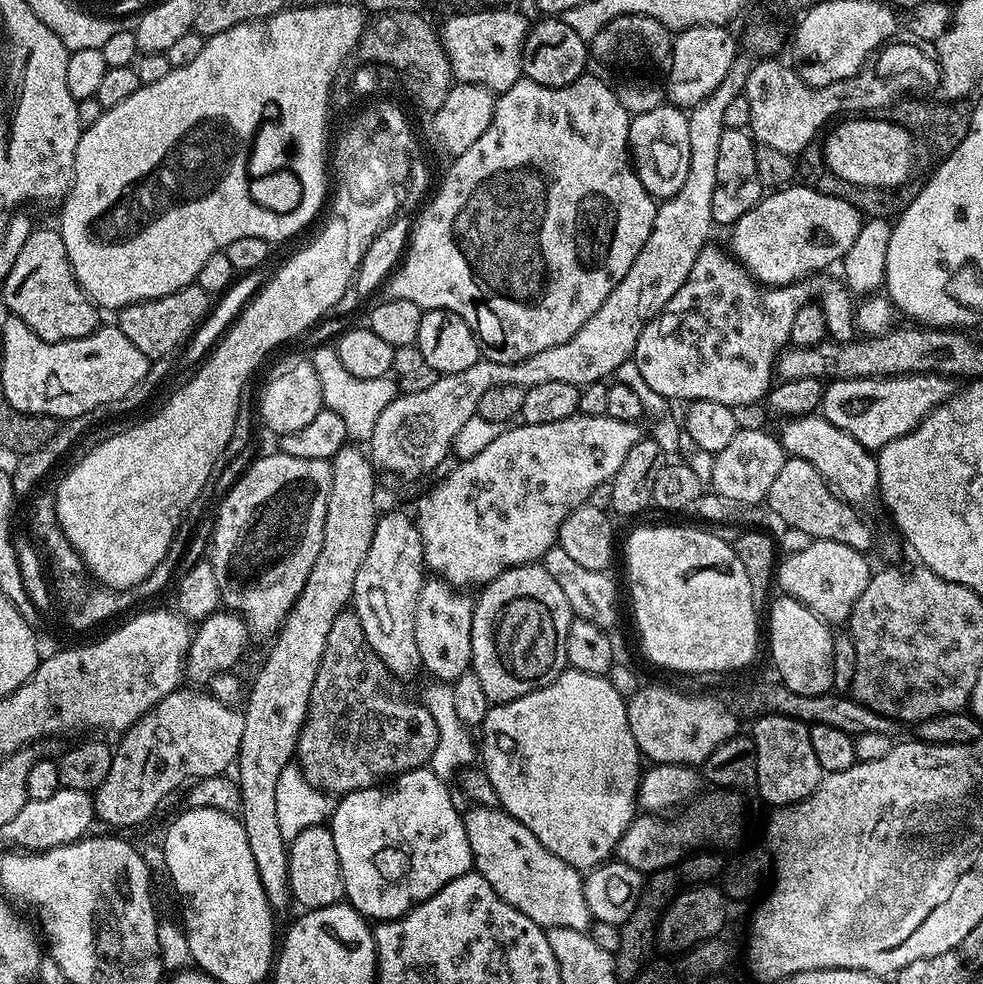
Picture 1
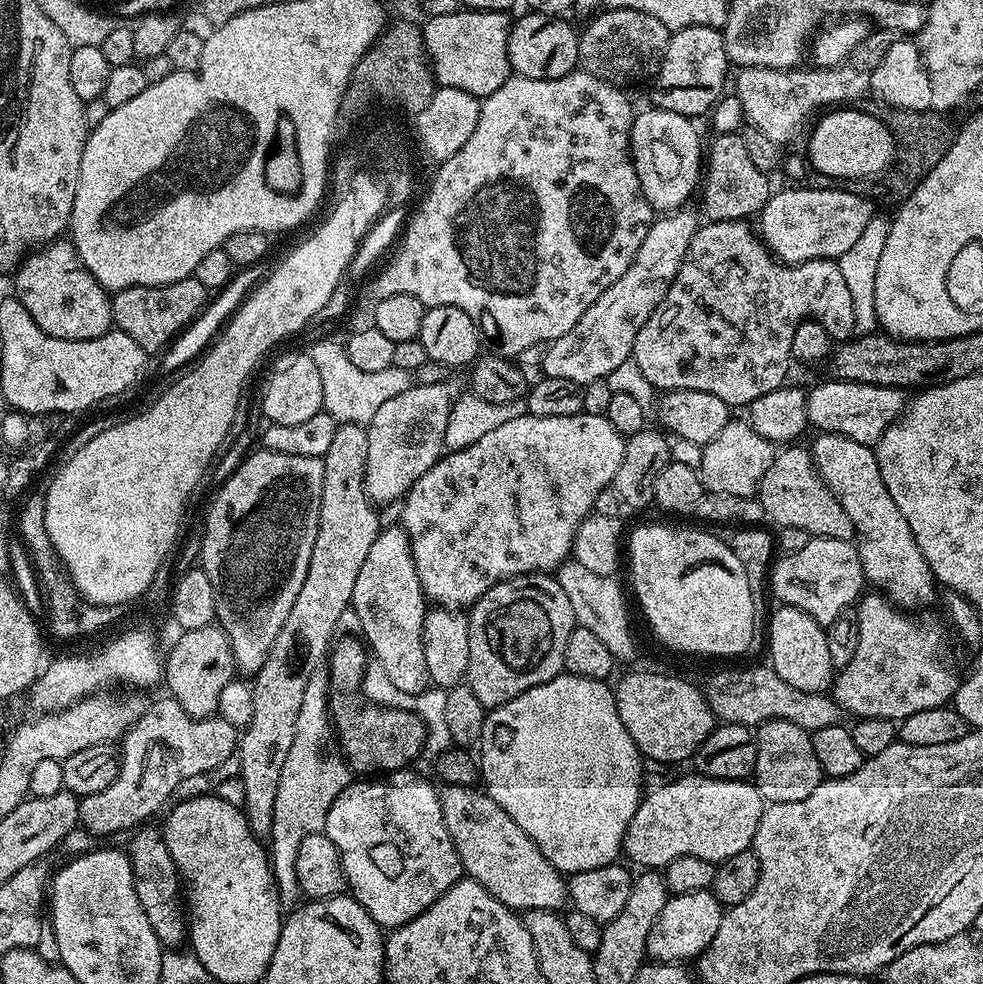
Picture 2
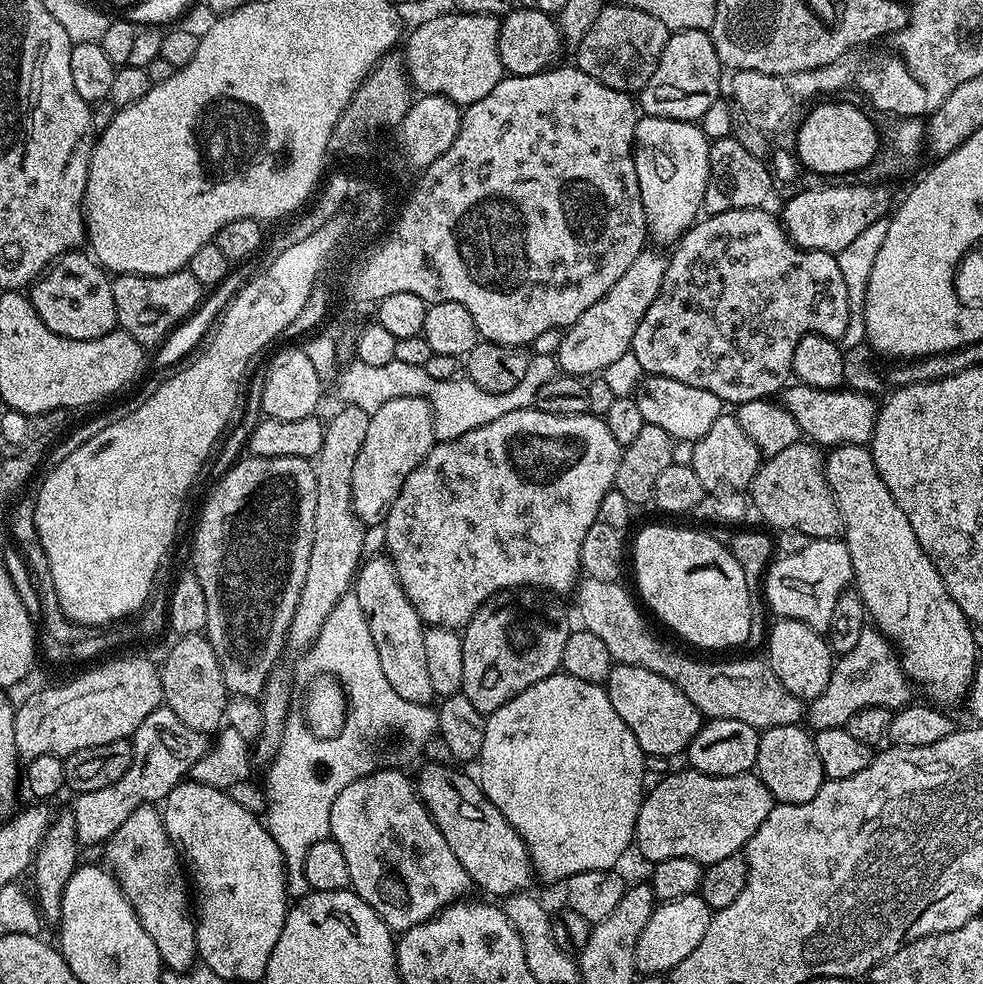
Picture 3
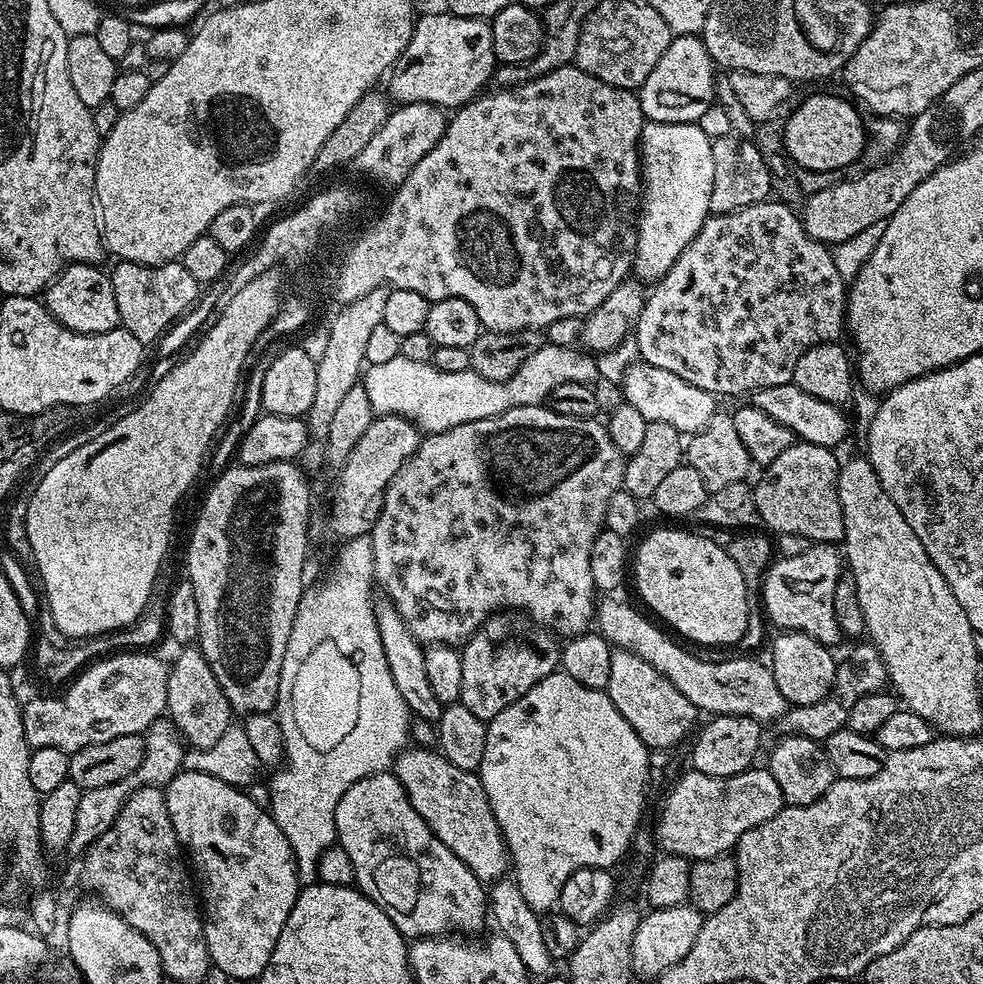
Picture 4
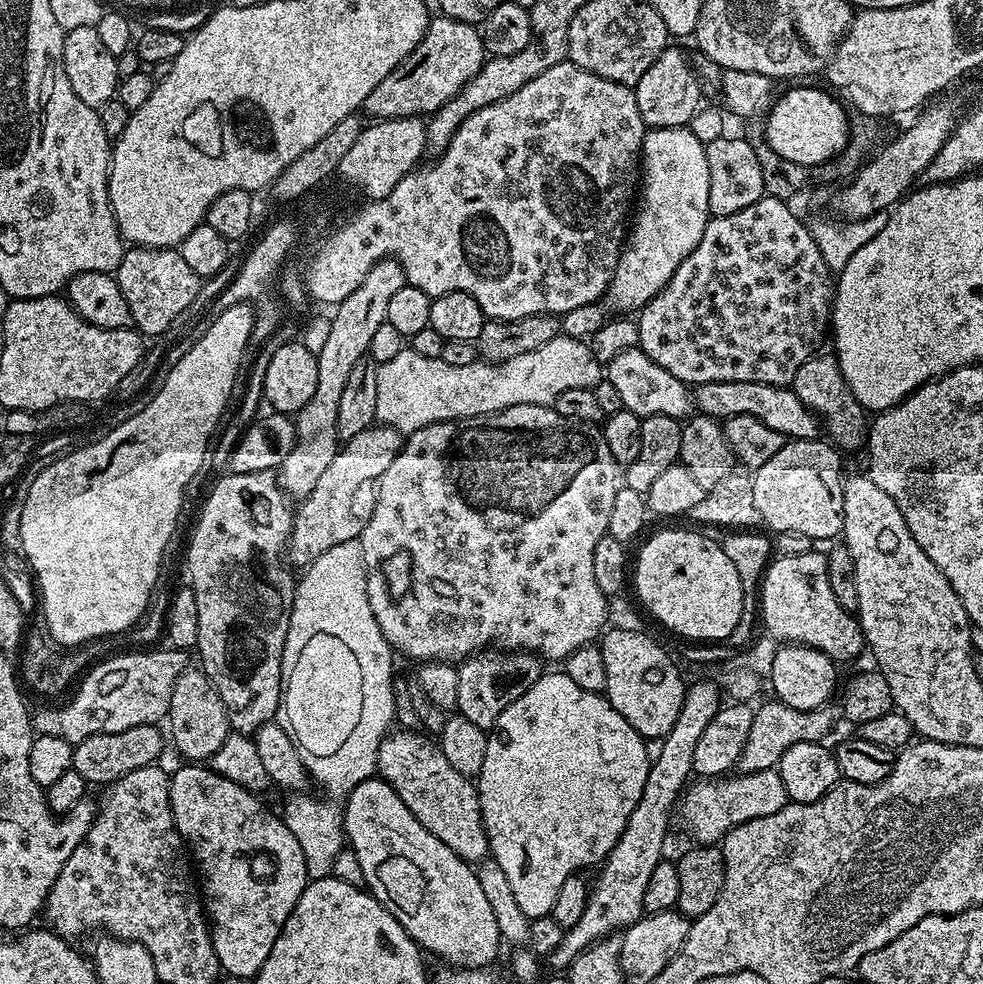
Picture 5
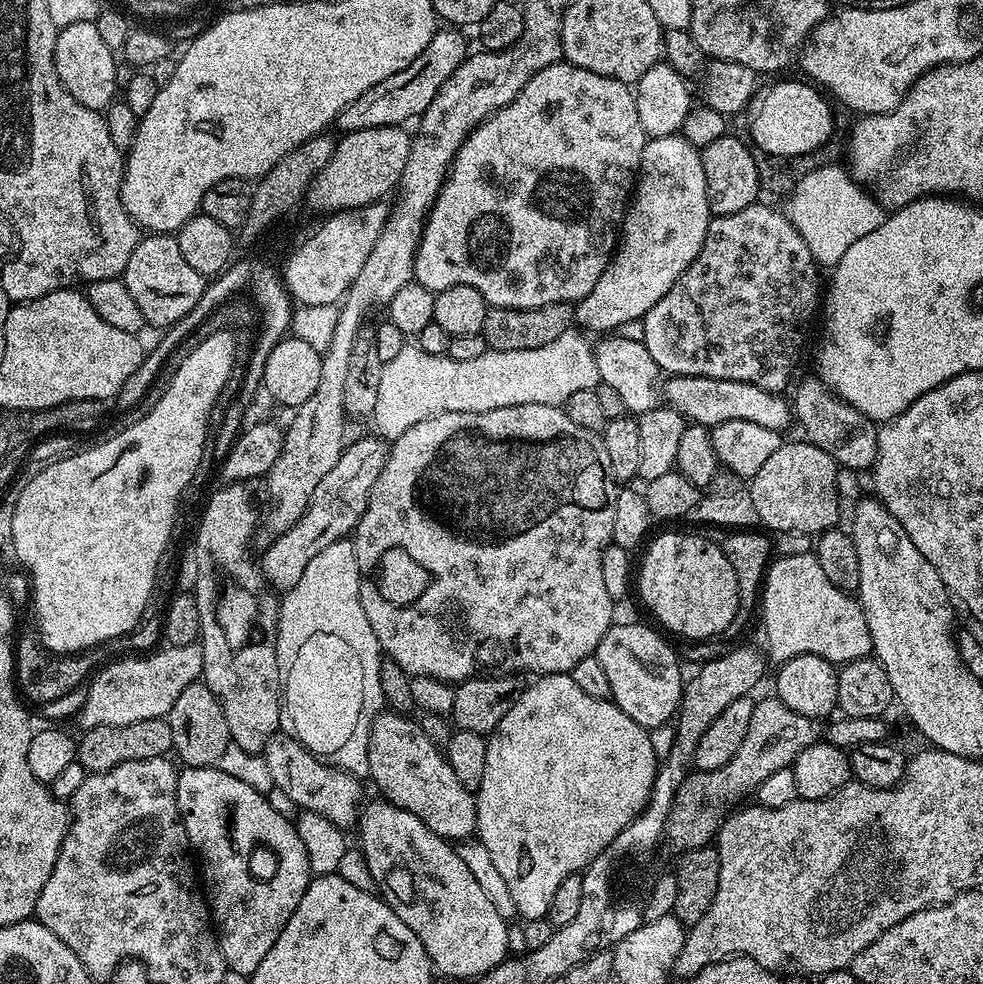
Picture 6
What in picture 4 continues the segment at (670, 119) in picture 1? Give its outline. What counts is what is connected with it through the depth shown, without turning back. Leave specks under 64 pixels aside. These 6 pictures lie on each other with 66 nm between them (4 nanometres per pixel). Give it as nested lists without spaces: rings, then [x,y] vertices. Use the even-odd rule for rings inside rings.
[[[648,122],[641,128],[638,151],[642,169],[642,199],[636,226],[636,251],[632,253],[631,266],[637,281],[655,282],[662,279],[670,266],[678,262],[682,250],[694,242],[698,230],[702,230],[704,221],[708,219],[710,186],[714,186],[712,141],[706,134],[702,134],[699,123]]]

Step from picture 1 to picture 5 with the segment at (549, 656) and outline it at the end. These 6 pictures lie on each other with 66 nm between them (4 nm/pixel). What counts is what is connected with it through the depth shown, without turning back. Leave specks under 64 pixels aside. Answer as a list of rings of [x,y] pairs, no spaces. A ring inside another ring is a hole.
[[[481,650],[468,657],[457,667],[458,702],[455,711],[465,716],[474,726],[488,730],[495,724],[498,714],[514,702],[514,698],[522,698],[534,682],[542,675],[541,657],[527,650]]]

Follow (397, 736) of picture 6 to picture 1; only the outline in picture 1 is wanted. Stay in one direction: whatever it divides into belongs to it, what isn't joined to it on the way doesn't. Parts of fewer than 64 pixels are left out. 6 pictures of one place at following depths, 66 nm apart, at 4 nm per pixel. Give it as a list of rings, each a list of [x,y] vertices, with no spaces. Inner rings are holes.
[[[472,806],[469,812],[463,813],[464,826],[466,828],[466,838],[470,842],[472,859],[475,871],[480,873],[490,886],[494,886],[494,894],[498,894],[500,900],[505,900],[514,910],[526,914],[538,927],[549,930],[554,927],[569,927],[570,930],[583,932],[589,927],[590,917],[586,910],[586,900],[582,894],[584,881],[581,873],[575,868],[571,868],[558,854],[550,854],[522,822],[518,822],[509,812],[497,806],[495,808],[483,808]]]

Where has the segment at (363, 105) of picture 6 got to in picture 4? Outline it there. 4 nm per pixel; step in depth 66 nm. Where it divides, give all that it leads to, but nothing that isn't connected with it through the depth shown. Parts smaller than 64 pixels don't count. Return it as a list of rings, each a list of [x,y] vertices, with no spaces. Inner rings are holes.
[[[450,11],[428,12],[415,21],[412,37],[406,50],[397,58],[387,77],[386,92],[397,105],[435,104],[437,108],[455,110],[463,108],[469,100],[475,100],[489,87],[498,67],[494,54],[494,42],[490,38],[491,23],[484,18],[456,16]]]

